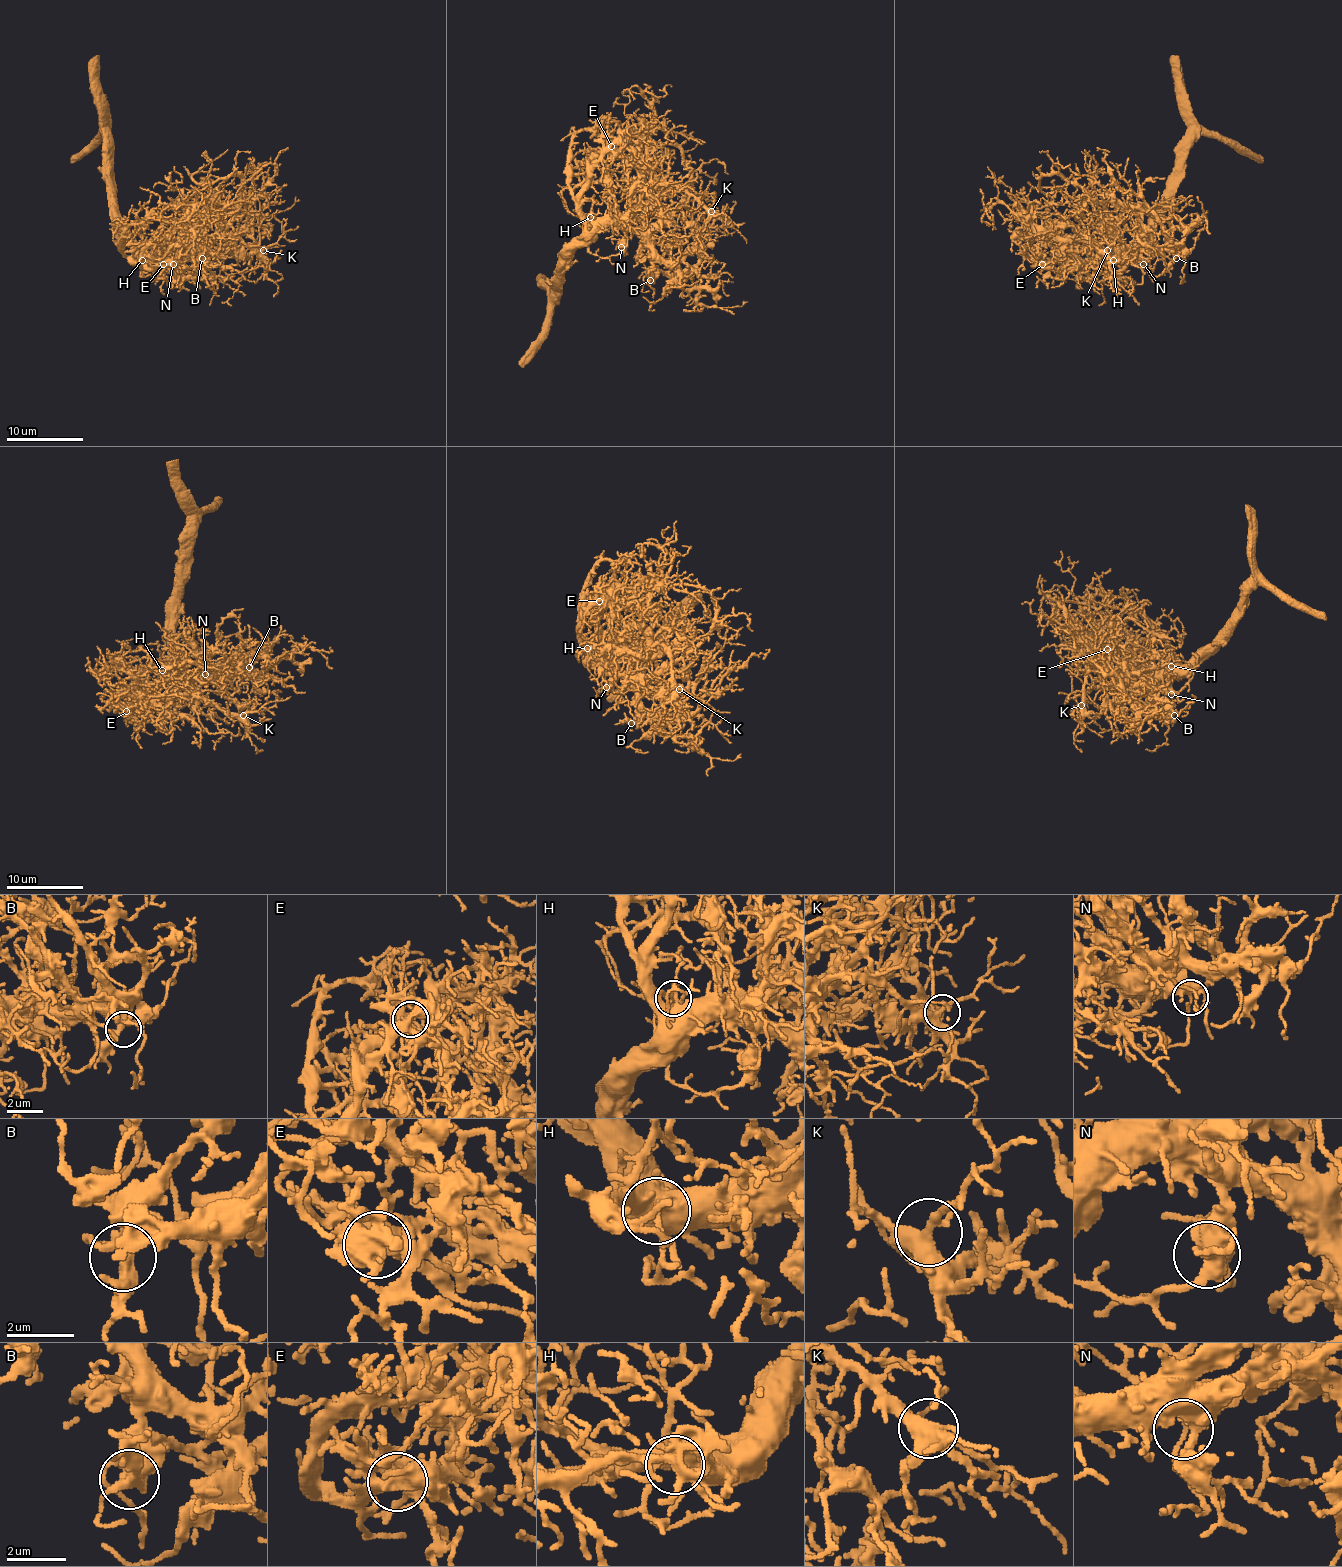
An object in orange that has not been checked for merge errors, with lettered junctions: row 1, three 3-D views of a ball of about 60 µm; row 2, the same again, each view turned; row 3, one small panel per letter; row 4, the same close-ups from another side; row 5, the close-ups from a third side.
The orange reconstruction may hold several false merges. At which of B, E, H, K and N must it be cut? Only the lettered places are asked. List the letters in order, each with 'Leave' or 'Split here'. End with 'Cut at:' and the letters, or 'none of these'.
B: Leave
E: Leave
H: Leave
K: Leave
N: Leave
Cut at: none of these

